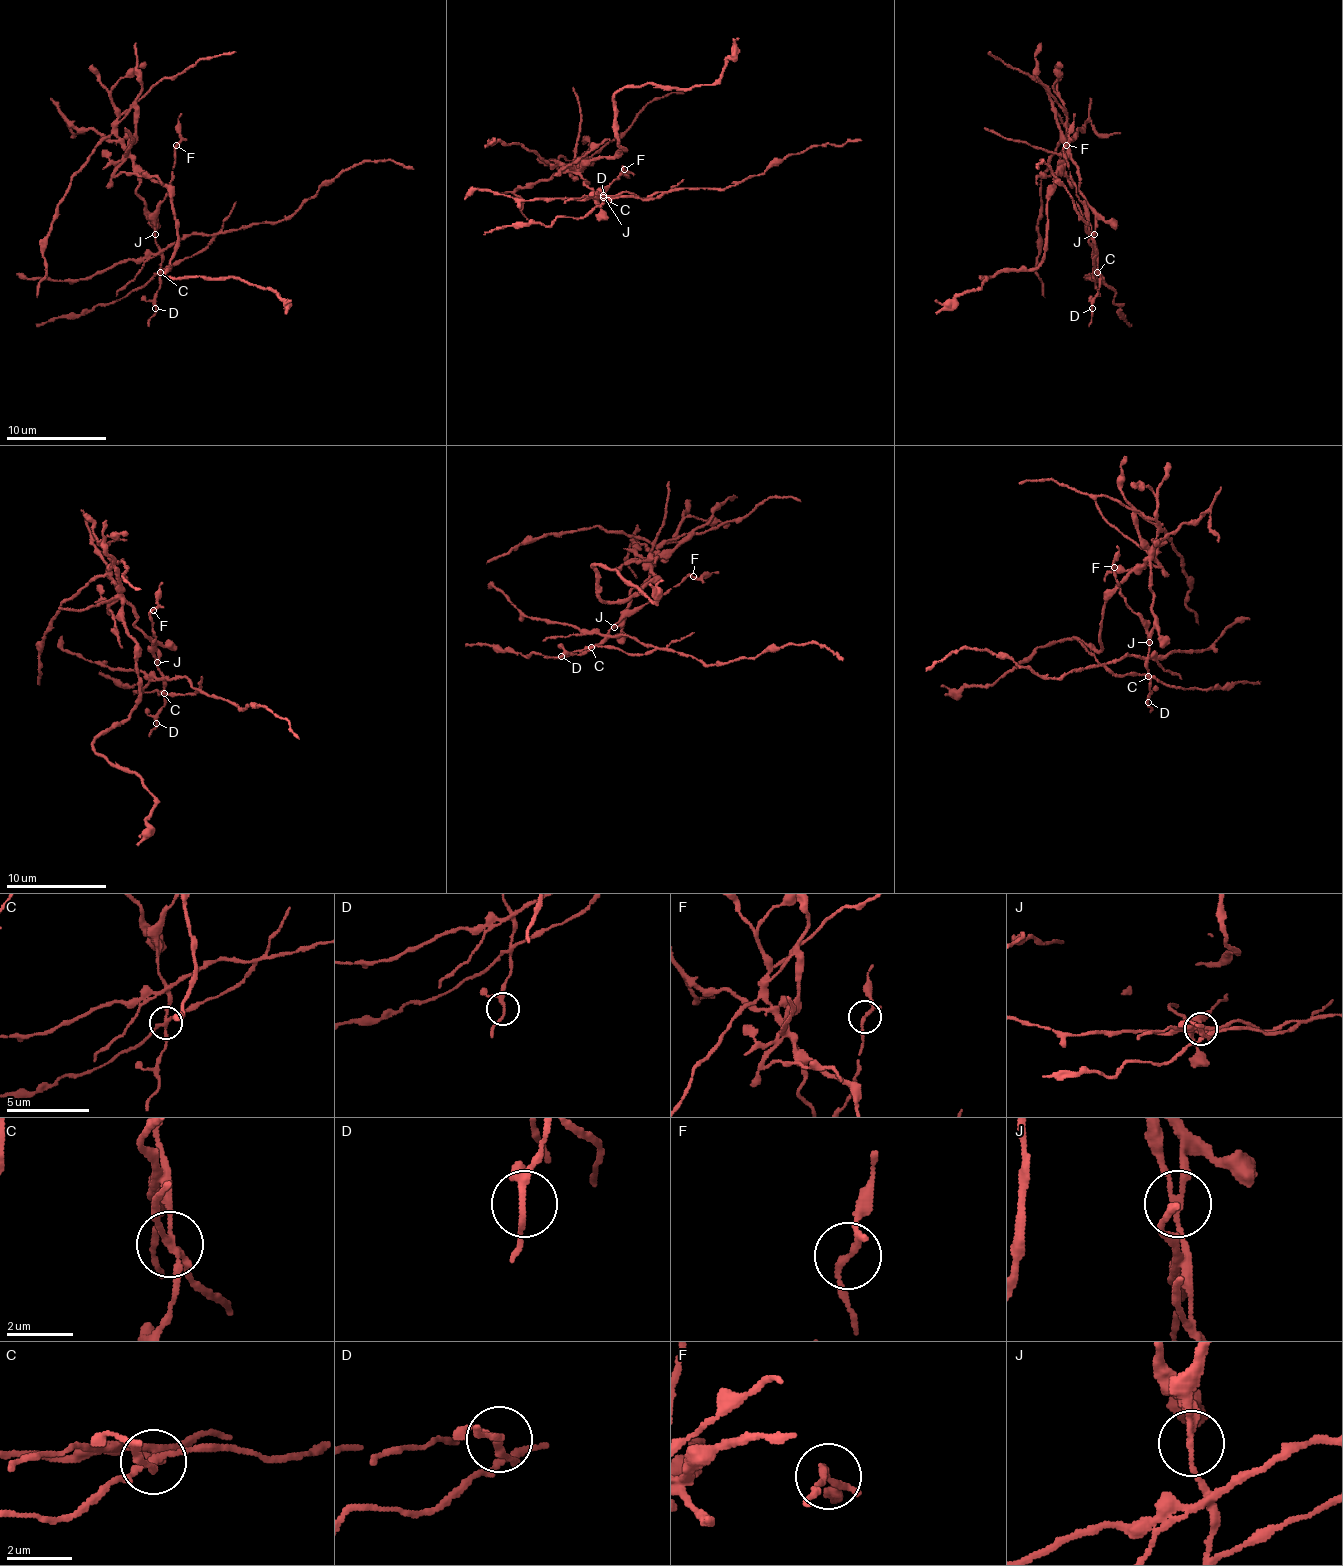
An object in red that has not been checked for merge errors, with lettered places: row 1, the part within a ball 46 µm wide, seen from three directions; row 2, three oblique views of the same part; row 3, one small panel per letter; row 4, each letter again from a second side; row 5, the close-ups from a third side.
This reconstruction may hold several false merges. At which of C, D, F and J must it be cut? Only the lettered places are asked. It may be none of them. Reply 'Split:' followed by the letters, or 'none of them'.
Split: C, J

